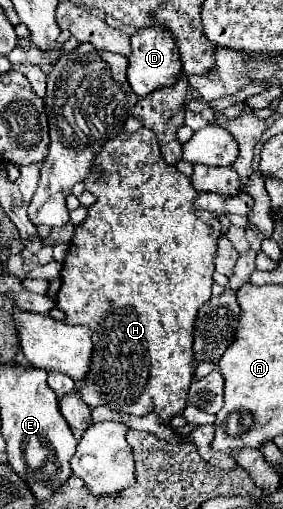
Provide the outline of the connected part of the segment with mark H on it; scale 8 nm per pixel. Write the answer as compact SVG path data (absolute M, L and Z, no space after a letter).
M140 127L136 133L126 133L120 131L114 139L106 141L100 153L96 155L90 173L84 179L84 189L88 189L94 197L96 203L88 209L86 221L74 227L74 237L70 241L70 249L62 267L62 287L56 297L56 307L66 313L66 323L76 323L76 325L88 325L92 329L92 339L94 339L94 359L92 359L92 369L88 377L84 379L82 385L82 399L90 407L98 405L108 405L114 411L124 411L128 415L146 415L150 411L158 413L160 419L168 425L172 415L180 415L186 407L186 397L188 397L188 387L194 375L194 353L192 353L192 331L194 331L194 319L198 313L198 307L210 299L210 287L212 287L212 273L214 273L214 251L216 251L216 241L222 235L222 225L216 219L212 211L202 211L194 205L196 201L196 191L190 183L190 177L180 173L176 165L168 165L162 155L160 147L156 141L156 135Z

